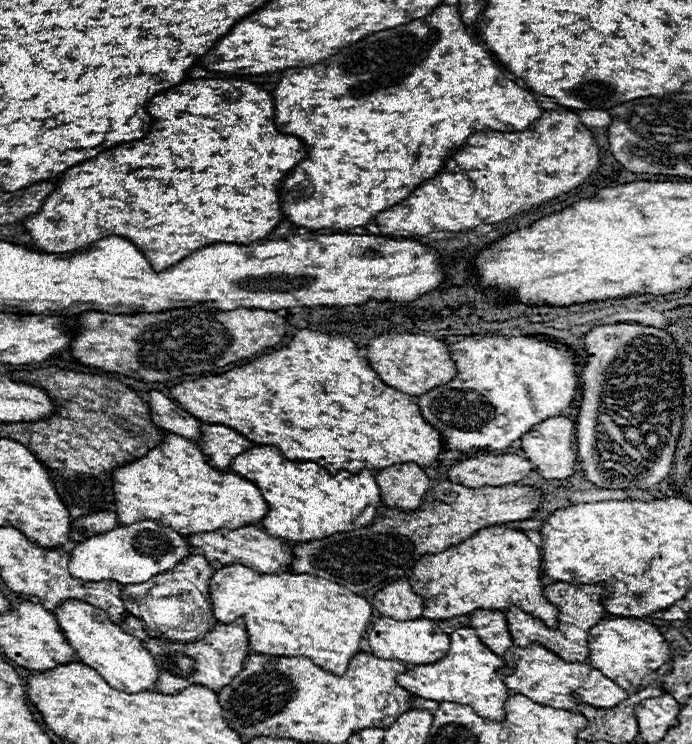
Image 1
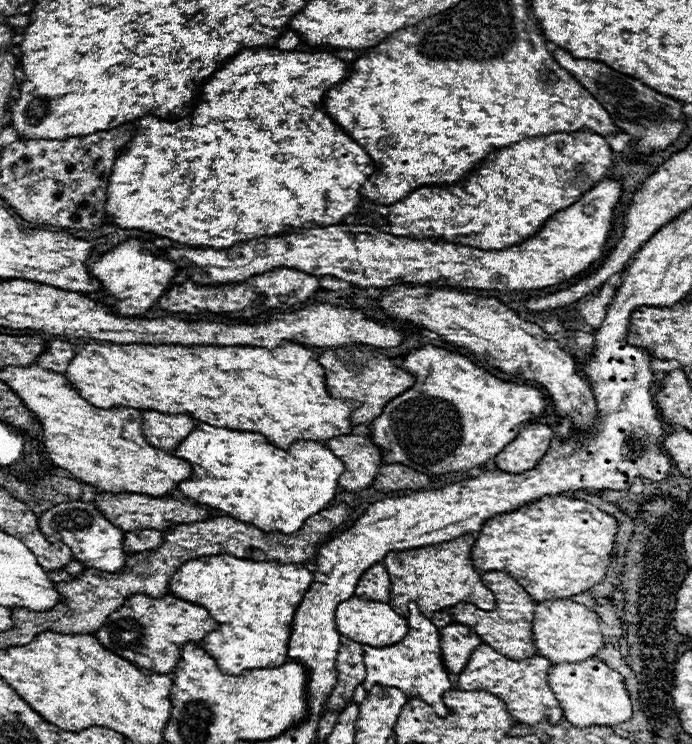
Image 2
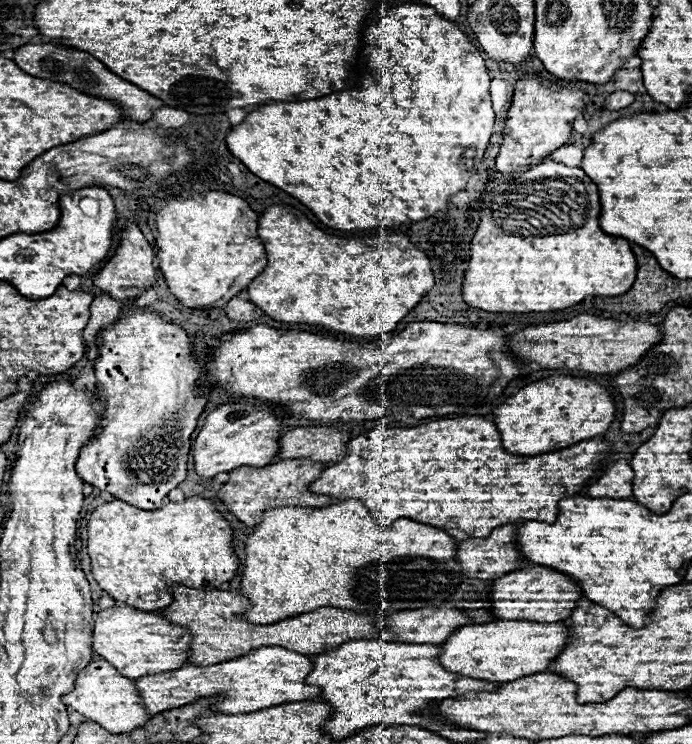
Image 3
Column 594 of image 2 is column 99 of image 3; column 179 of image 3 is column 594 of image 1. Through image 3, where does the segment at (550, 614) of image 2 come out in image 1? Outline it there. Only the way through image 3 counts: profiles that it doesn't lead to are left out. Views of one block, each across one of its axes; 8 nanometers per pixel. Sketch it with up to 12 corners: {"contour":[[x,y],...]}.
{"contour":[[600,620],[588,664],[626,692],[670,658],[658,626]]}

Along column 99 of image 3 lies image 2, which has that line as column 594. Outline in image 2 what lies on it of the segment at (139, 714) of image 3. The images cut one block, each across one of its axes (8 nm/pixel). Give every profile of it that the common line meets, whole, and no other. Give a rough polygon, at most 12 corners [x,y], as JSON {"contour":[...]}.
{"contour":[[602,660],[554,664],[564,718],[586,728],[632,716],[624,678]]}

